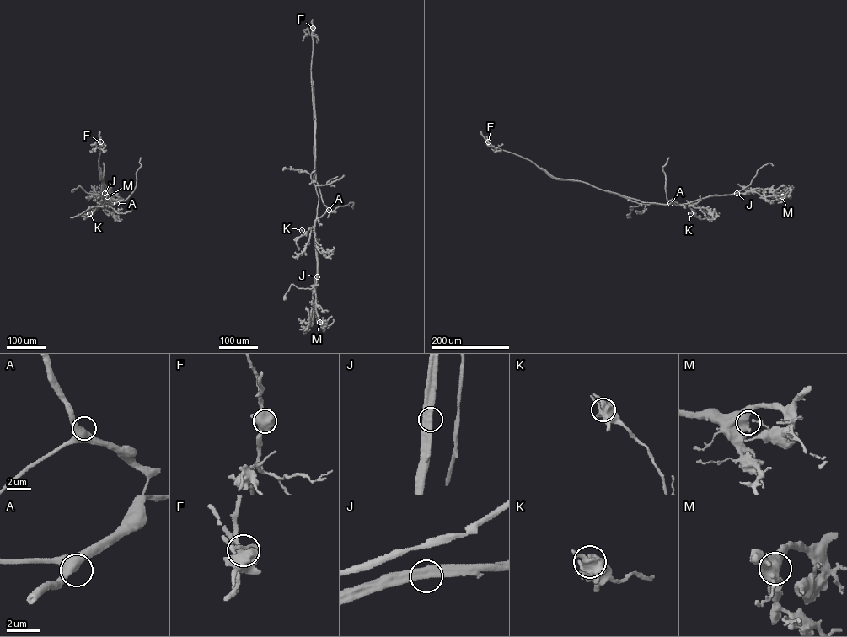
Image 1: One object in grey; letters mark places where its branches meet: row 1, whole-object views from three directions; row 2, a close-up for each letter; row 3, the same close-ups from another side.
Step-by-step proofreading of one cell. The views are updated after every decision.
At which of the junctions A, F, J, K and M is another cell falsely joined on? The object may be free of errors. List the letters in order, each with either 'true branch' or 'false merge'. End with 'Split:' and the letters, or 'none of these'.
A: true branch
F: true branch
J: false merge
K: true branch
M: true branch
Split: J

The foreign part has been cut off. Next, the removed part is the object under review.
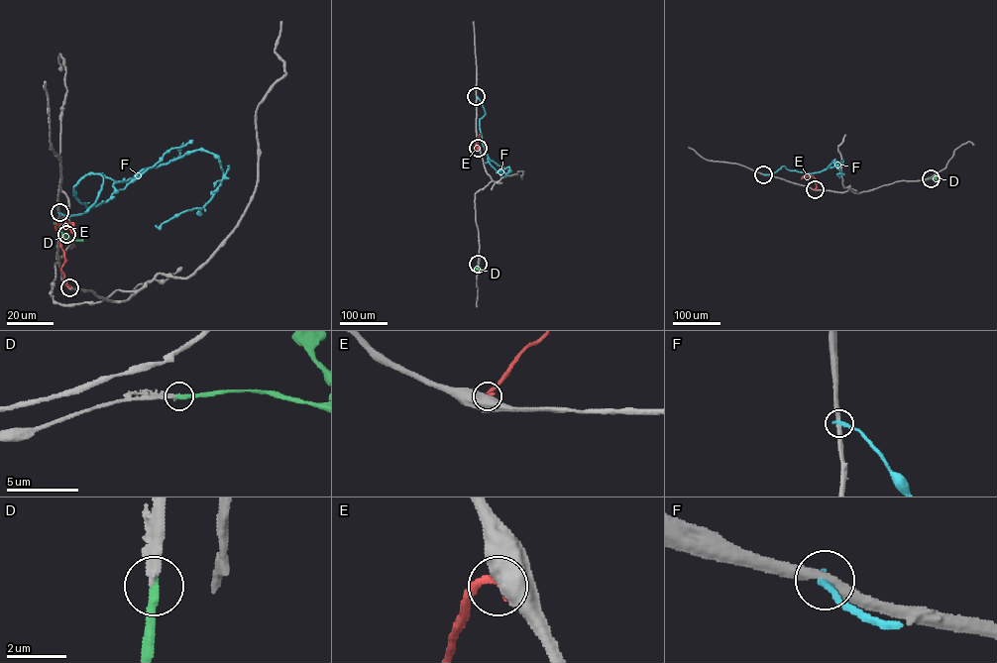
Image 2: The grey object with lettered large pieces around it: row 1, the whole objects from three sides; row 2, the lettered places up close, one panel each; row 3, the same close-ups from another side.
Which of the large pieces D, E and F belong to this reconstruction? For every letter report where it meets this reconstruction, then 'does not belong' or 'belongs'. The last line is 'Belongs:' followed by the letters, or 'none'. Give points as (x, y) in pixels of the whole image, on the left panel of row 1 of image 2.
D: contact (66, 234); belongs
E: contact (69, 287); does not belong
F: contact (59, 212); does not belong
Belongs: D

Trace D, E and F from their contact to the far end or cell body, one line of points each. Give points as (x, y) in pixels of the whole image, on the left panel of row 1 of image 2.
D: (66, 235), (83, 240)
E: (69, 286), (61, 270), (64, 253), (55, 223), (59, 220), (71, 222), (71, 232), (74, 236)
F: (59, 212), (96, 200), (86, 174), (89, 209), (213, 154), (212, 198), (156, 225)

